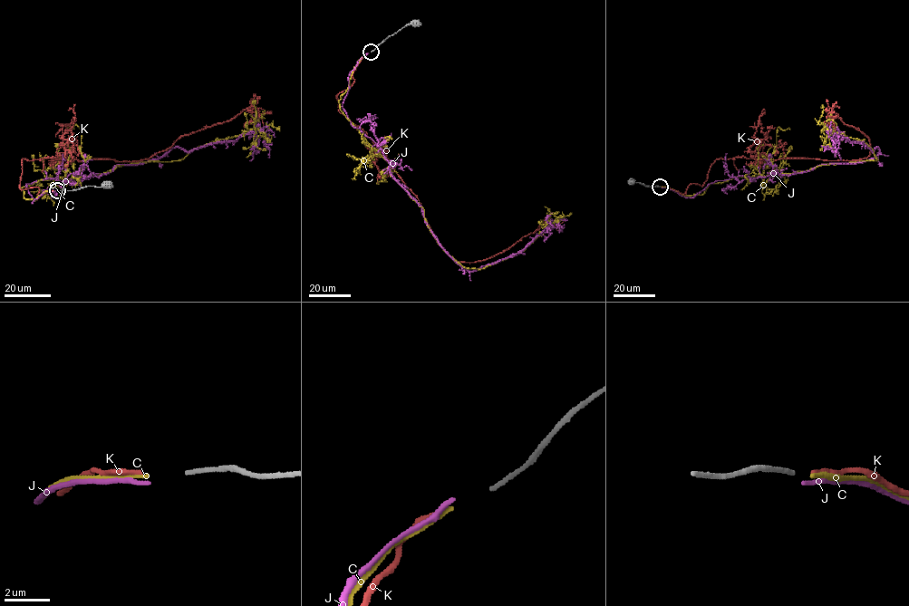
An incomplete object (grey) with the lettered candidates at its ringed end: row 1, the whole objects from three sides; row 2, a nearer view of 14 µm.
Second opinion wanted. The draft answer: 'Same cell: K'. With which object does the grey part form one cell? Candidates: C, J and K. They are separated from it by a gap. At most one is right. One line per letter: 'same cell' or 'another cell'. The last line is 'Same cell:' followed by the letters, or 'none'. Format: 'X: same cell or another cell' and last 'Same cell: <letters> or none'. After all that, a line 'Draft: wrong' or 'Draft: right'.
C: same cell
J: another cell
K: another cell
Same cell: C
Draft: wrong

